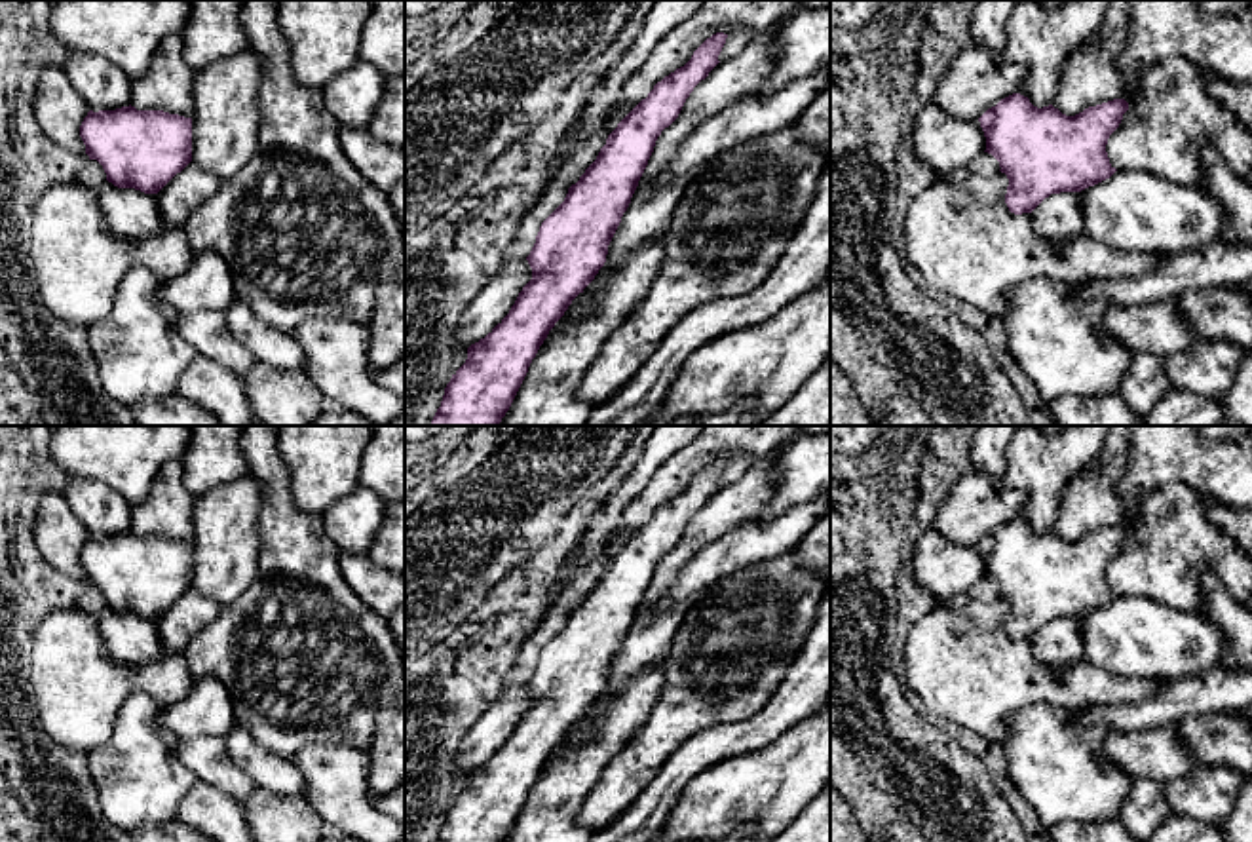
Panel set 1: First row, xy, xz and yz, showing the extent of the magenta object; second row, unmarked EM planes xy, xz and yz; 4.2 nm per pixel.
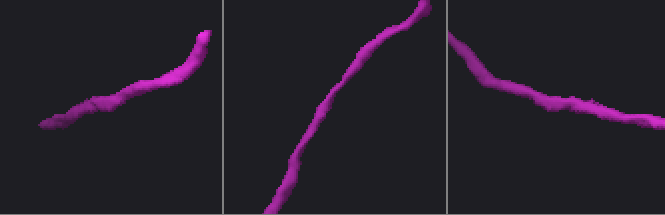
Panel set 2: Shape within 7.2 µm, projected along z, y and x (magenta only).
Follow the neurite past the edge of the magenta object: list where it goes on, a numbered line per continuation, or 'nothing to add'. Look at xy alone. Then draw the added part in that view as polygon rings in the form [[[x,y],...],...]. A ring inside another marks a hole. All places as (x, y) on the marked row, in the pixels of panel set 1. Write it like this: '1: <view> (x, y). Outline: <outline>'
1: xy (187, 191). Outline: [[[188,163],[156,196],[163,230],[182,228],[188,217],[220,186],[220,179]]]

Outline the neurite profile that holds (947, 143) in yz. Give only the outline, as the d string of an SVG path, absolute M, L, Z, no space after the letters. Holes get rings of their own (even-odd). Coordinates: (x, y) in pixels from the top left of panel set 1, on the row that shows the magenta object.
M925 105L912 135L914 156L942 177L969 171L975 158L984 154L986 137L978 120L956 118L937 105Z

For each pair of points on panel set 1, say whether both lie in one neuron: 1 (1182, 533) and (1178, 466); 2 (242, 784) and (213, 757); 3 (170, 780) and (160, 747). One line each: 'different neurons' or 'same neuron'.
1: different neurons
2: same neuron
3: same neuron

